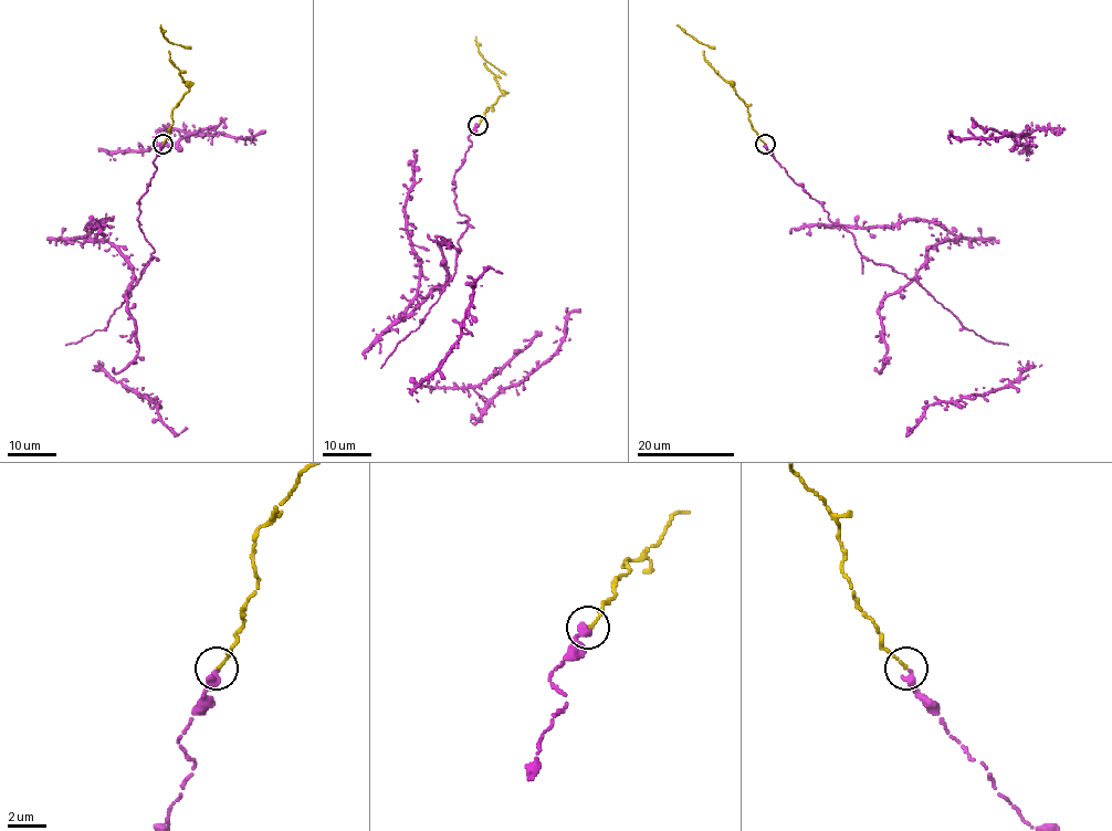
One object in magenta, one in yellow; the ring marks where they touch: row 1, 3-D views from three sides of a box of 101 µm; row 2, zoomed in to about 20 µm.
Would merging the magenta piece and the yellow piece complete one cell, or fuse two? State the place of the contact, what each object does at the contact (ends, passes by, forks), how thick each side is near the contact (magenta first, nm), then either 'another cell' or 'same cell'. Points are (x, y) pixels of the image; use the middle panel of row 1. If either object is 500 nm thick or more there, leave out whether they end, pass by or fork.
at (478, 125); magenta ends there; yellow ends there; 440 nm thick on the magenta side, 180 nm on the other; same cell

